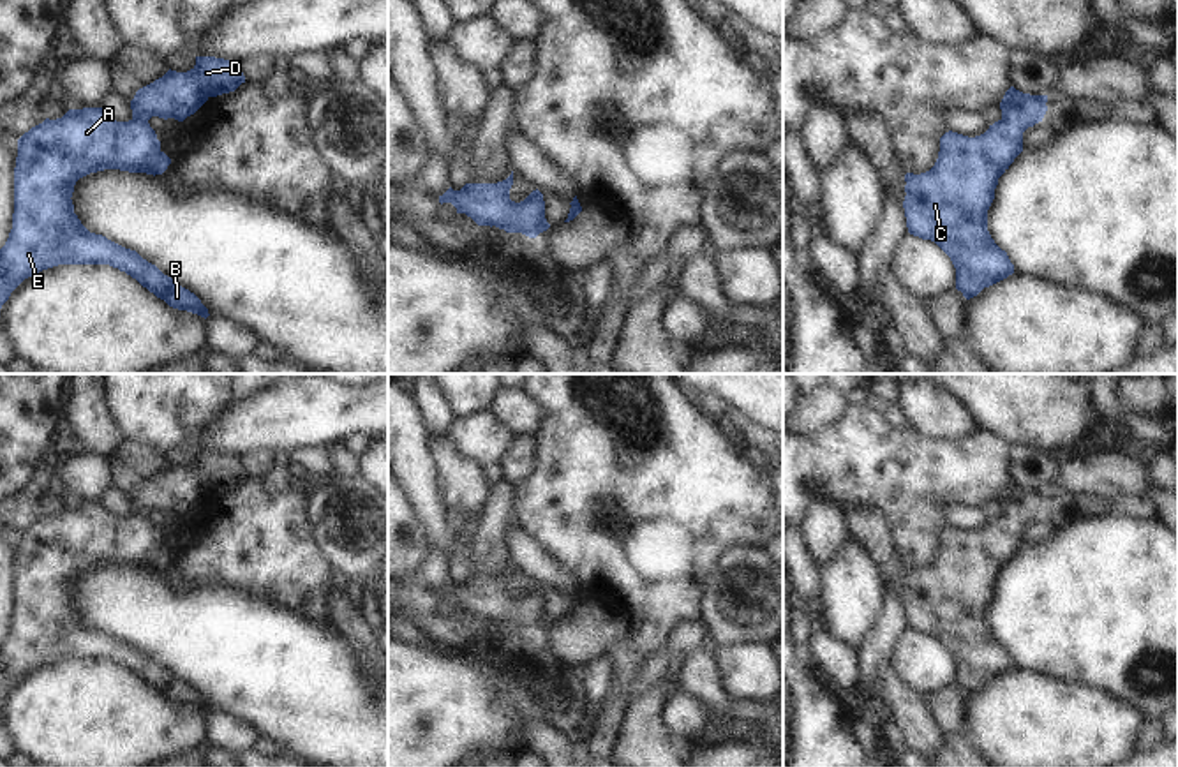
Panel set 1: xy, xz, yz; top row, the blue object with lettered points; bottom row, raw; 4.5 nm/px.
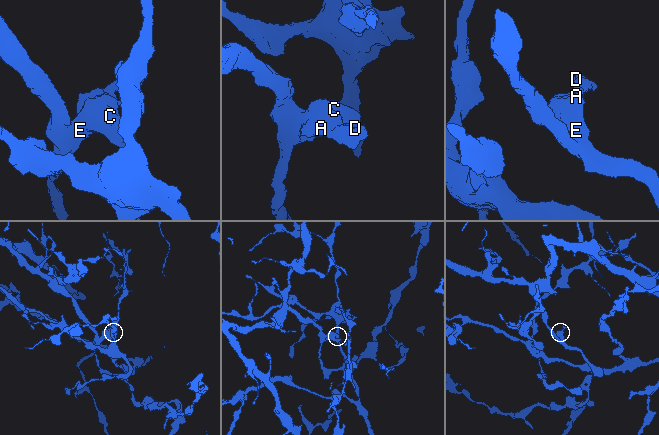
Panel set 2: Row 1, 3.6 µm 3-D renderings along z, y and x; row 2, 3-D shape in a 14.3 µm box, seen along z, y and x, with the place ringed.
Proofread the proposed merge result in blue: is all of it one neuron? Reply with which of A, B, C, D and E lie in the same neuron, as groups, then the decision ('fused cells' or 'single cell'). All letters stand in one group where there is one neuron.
A B C D E | single cell

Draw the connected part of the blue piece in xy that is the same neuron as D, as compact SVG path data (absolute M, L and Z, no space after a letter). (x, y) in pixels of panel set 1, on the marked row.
M196 56L196 65L190 71L169 69L162 78L139 88L130 101L132 118L129 122L113 120L104 108L83 108L69 109L56 120L46 118L25 132L18 139L12 229L0 249L0 309L25 279L42 270L58 264L109 264L136 279L169 307L206 319L208 309L194 293L164 275L136 250L90 233L74 213L71 197L79 178L104 169L162 175L171 159L160 150L160 141L148 120L159 116L183 122L210 97L235 92L242 83L245 83L245 76L240 62Z

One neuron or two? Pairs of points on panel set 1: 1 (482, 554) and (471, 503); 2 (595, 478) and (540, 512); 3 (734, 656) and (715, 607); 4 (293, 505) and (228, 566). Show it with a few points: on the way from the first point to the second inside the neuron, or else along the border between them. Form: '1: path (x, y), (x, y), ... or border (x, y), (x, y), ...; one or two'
1: border (492, 489), (482, 512); two
2: path (581, 492), (568, 505), (554, 506); one
3: border (764, 640), (718, 644); two
4: path (277, 521), (244, 551); one

